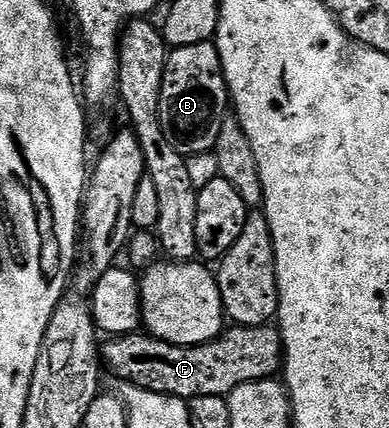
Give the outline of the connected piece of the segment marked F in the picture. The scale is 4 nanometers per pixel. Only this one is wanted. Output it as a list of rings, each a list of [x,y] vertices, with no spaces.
[[[271,324],[267,325],[236,325],[235,327],[225,328],[224,332],[219,337],[212,341],[206,342],[204,345],[175,345],[174,343],[166,343],[162,339],[153,337],[144,331],[137,331],[135,333],[121,333],[119,335],[112,335],[107,338],[108,342],[103,342],[102,345],[102,365],[105,370],[108,369],[116,377],[121,377],[124,381],[129,381],[132,385],[137,385],[140,389],[149,389],[150,392],[156,393],[160,397],[182,397],[191,399],[194,397],[201,397],[202,395],[214,395],[215,397],[227,398],[228,394],[234,392],[236,388],[247,381],[266,381],[275,378],[281,372],[282,362],[284,359],[284,340],[280,337],[279,328],[273,327]]]

